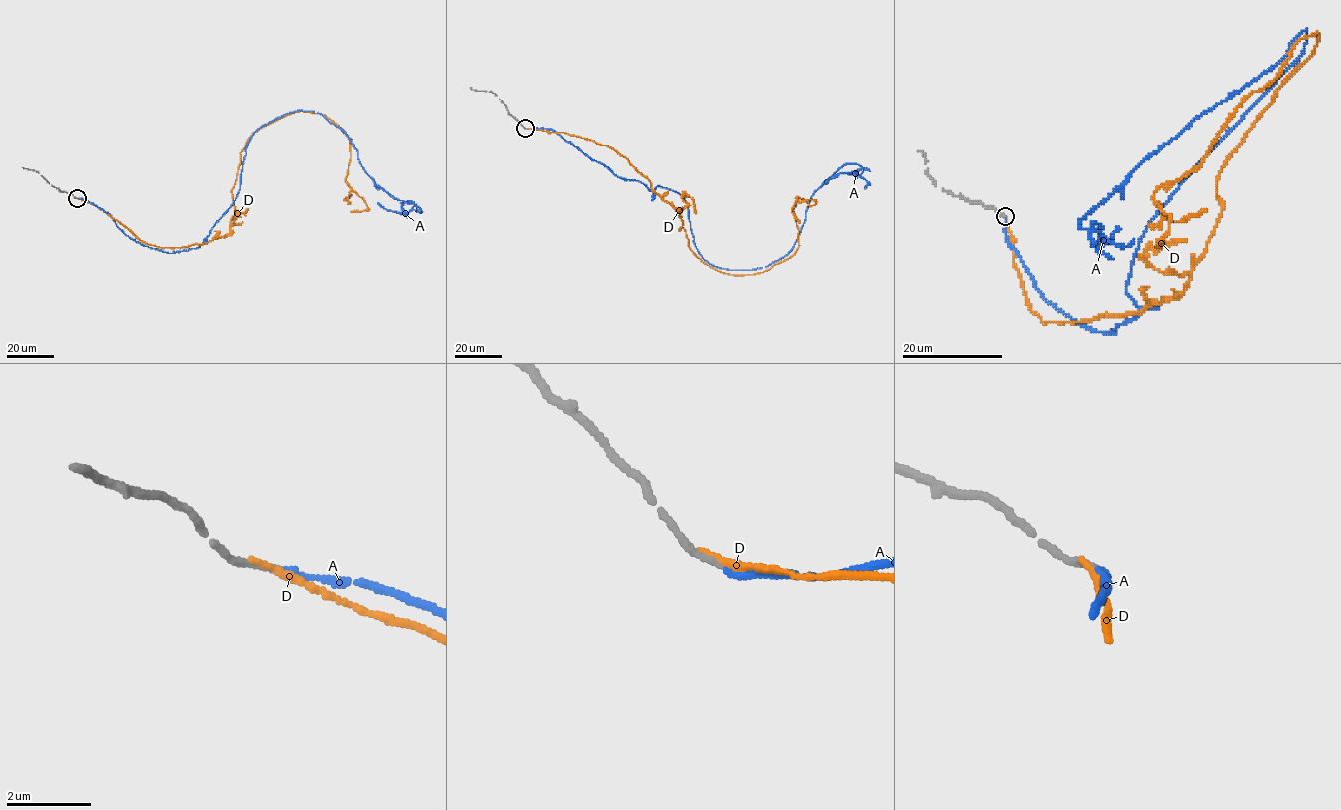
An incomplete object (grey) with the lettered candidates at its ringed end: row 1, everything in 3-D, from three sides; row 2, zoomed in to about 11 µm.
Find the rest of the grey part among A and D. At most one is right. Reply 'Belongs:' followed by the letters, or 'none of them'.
Belongs: A

